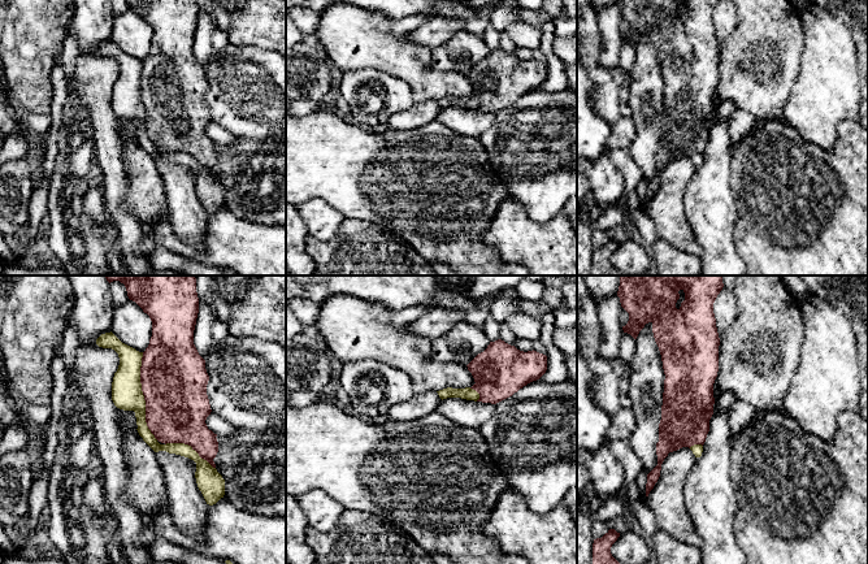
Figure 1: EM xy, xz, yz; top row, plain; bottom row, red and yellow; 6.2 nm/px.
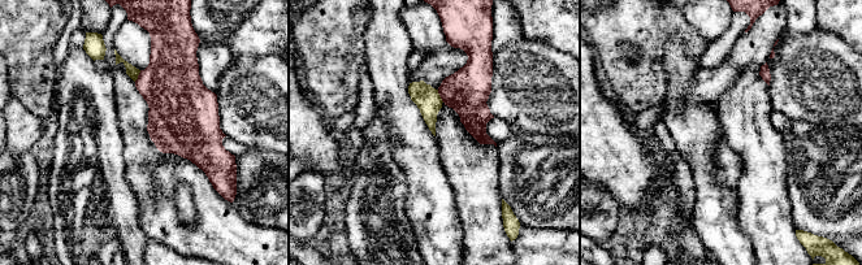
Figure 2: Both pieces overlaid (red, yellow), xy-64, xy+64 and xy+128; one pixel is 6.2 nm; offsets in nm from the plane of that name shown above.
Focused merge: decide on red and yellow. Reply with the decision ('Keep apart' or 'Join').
Keep apart

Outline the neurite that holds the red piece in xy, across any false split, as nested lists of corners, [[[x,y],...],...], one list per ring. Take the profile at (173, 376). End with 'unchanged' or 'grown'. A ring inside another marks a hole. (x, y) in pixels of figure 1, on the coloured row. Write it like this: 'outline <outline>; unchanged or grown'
outline [[[105,276],[110,283],[120,281],[125,285],[127,296],[135,301],[152,321],[152,337],[143,352],[140,366],[140,383],[146,400],[146,422],[155,438],[161,443],[185,443],[192,447],[199,456],[213,468],[213,459],[218,452],[217,434],[208,429],[205,420],[211,415],[211,404],[207,395],[209,376],[205,360],[199,355],[194,344],[194,330],[199,313],[199,298],[195,276]]]; unchanged

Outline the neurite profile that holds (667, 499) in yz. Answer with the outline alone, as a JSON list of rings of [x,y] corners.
[[[689,447],[669,452],[661,464],[660,477],[647,496],[655,524],[673,538],[702,548],[703,539],[686,508],[685,483],[696,457]]]

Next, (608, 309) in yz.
[[[617,295],[600,299],[596,303],[600,322],[599,357],[616,360],[620,357],[620,343],[624,335],[620,321],[621,304]]]

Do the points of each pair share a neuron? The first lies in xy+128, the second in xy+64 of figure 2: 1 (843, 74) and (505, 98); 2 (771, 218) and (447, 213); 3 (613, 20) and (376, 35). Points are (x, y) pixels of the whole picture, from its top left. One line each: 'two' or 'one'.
1: one
2: two
3: two

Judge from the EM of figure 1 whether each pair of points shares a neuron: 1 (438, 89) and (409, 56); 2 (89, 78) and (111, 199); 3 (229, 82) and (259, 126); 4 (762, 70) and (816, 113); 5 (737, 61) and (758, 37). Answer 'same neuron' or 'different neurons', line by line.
1: same neuron
2: same neuron
3: same neuron
4: different neurons
5: same neuron

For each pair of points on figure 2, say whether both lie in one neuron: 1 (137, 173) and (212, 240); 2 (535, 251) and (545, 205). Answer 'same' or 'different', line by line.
1: same
2: different

